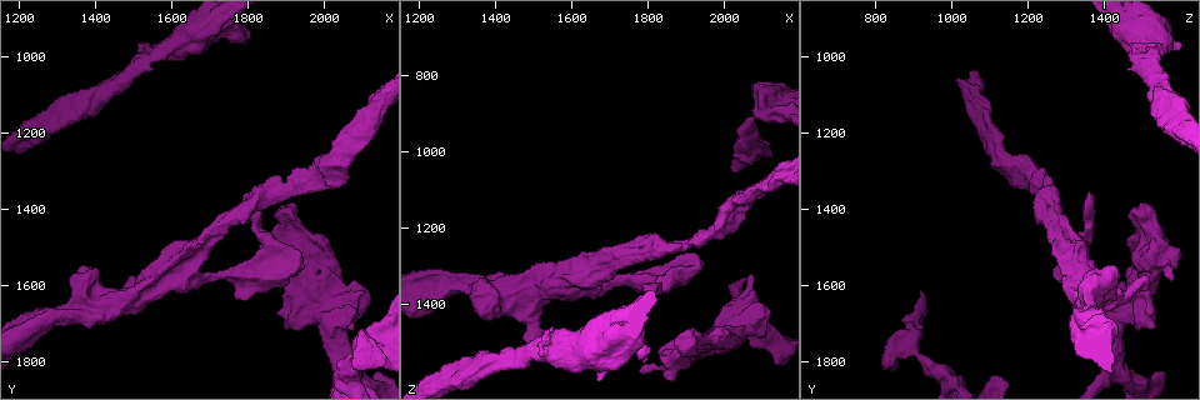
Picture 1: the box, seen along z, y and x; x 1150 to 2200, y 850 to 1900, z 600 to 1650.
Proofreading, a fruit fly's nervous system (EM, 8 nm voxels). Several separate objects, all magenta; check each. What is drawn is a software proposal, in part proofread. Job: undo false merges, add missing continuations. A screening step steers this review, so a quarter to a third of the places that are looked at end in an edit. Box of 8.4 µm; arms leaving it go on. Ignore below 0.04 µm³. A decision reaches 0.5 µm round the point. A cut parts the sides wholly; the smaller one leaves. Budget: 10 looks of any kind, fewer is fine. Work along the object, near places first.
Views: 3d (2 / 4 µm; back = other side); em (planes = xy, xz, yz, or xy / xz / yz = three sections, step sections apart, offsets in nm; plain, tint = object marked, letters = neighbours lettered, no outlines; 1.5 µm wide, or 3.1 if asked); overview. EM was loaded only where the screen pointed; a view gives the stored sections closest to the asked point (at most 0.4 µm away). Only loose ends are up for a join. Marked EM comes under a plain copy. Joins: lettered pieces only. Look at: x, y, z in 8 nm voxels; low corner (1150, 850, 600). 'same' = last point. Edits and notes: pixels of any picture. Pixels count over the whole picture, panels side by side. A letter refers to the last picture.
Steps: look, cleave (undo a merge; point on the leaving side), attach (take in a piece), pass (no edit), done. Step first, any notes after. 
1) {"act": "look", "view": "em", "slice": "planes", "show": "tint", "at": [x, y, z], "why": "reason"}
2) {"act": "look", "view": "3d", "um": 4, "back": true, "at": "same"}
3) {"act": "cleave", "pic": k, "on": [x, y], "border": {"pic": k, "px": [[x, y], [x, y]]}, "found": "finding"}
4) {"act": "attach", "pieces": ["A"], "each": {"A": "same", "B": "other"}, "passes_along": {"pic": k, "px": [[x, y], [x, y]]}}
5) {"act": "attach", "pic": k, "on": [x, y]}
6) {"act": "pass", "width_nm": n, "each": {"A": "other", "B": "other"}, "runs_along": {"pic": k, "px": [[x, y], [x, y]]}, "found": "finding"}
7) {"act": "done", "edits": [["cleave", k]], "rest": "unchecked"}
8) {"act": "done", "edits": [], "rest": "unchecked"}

{"act": "look", "view": "3d", "um": 2, "at": [1790, 1580, 1580], "why": "tapers out"}

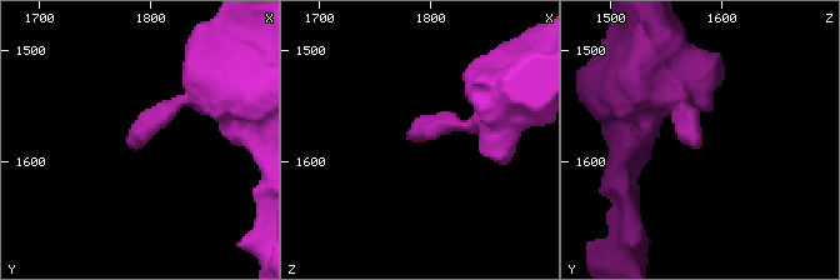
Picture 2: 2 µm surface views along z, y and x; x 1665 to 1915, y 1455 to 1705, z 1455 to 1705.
{"act": "look", "view": "em", "slice": "xz", "step": 8, "show": "letters", "at": [1784, 1584, 1582], "why": "need the tissue"}

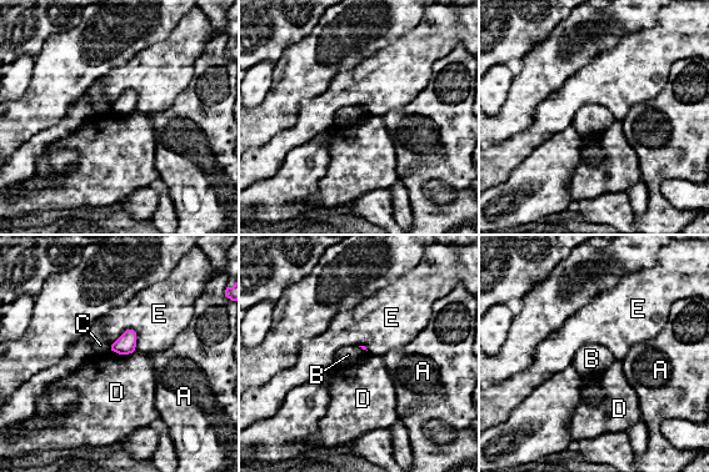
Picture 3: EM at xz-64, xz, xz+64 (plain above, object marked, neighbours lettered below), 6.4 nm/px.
{"act": "look", "view": "em", "slice": "xy", "step": 8, "show": "letters", "at": "same", "why": "another direction"}

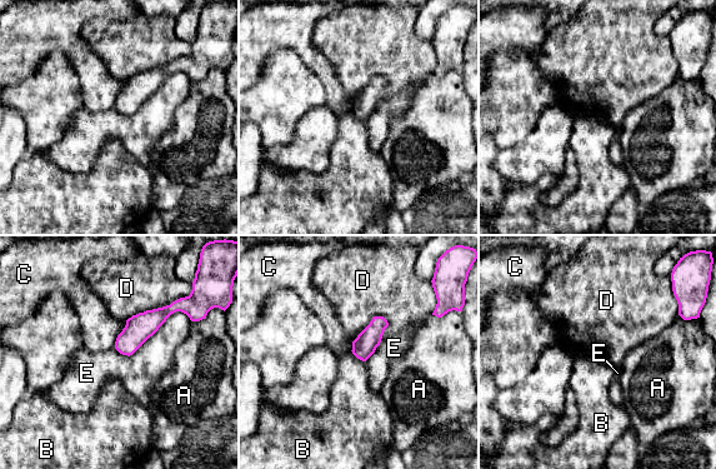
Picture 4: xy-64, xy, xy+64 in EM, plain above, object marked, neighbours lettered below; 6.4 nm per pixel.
{"act": "pass", "width_nm": 150, "each": {"A": "other", "B": "other", "C": "other", "D": "other", "E": "other"}, "border": {"pic": 4, "px": [[387, 320], [374, 317], [353, 342]]}, "found": "none of them fits"}

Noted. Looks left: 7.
{"act": "look", "view": "em", "slice": "xy", "step": 8, "show": "letters", "at": [1495, 1575, 1515], "why": "an open end"}

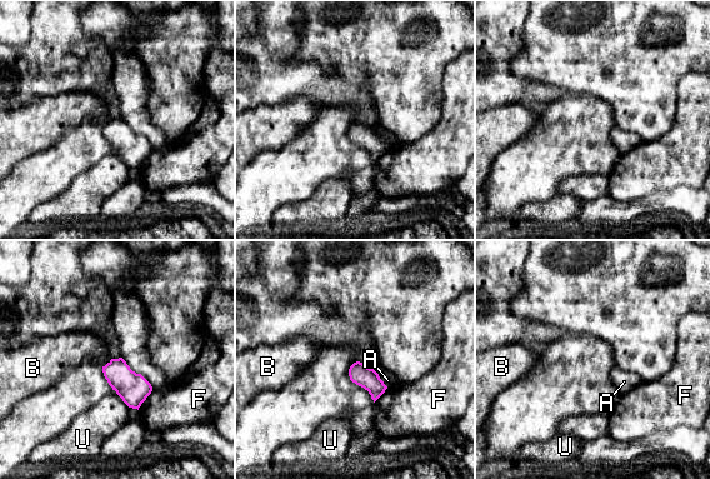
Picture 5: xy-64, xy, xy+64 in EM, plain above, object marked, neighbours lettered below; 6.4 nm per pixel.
{"act": "pass", "each": {"A": "other", "B": "other", "F": "other", "U": "other"}, "found": "no lettered piece goes on from it"}

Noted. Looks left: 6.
{"act": "look", "view": "3d", "um": 4, "at": [1990, 1460, 1475], "why": "branch stops here"}

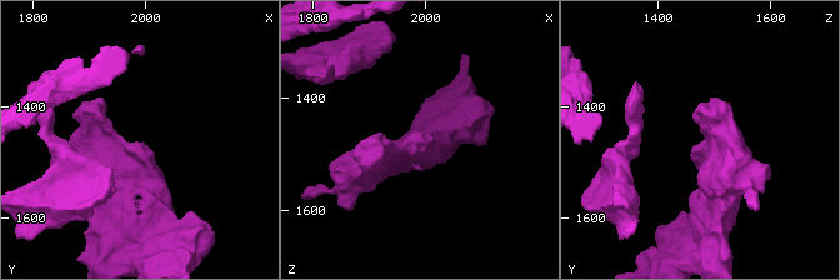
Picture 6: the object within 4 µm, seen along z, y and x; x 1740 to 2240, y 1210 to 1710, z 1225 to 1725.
{"act": "look", "view": "em", "slice": "planes", "show": "letters", "at": [1990, 1470, 1475]}

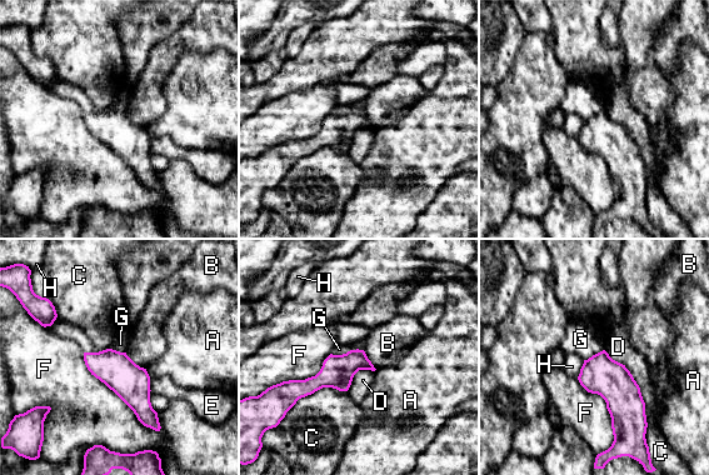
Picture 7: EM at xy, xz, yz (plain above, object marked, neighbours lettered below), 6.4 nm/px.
{"act": "pass", "each": {"A": "other", "B": "other", "C": "other", "D": "other", "E": "other", "F": "other", "G": "other", "H": "other"}, "border": {"pic": 7, "px": [[363, 349], [330, 354]]}, "found": "no lettered piece goes on from it"}

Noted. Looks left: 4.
{"act": "look", "view": "3d", "um": 4, "at": [2075, 1710, 1320]}

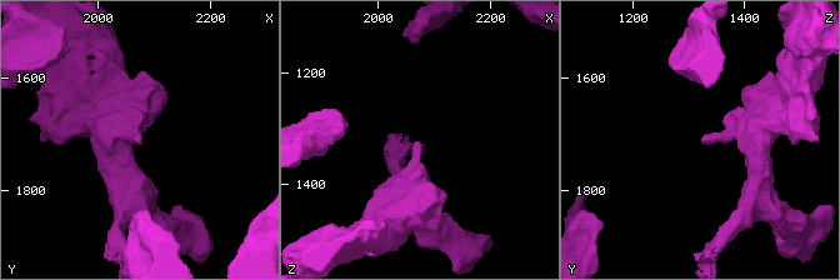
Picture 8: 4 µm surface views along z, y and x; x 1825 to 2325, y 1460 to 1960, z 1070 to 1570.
{"act": "look", "view": "em", "slice": "yz", "step": 8, "show": "letters", "at": [2070, 1710, 1325], "why": "now the EM"}

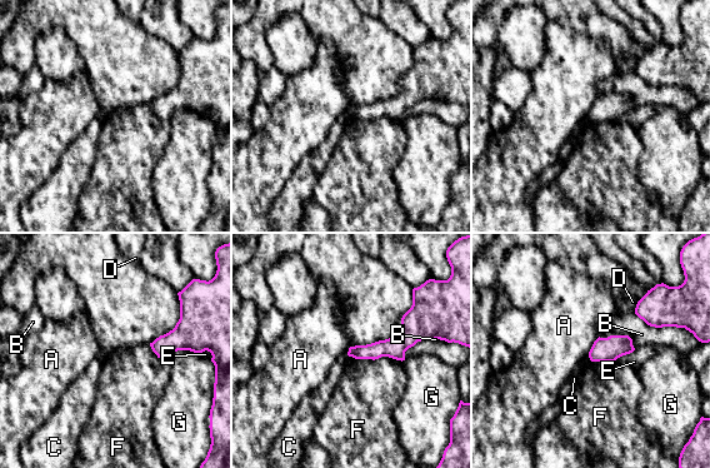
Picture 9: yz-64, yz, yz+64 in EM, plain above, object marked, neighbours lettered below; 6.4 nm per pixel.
{"act": "pass", "longest_contact_nm": ["F", 340], "each": {"A": "other", "B": "other", "C": "other", "D": "other", "E": "other", "F": "other", "G": "other"}, "border": {"pic": 9, "px": [[599, 337], [588, 354]]}, "found": "none of them fits"}

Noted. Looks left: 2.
{"act": "done", "edits": [], "rest": "unchecked"}

